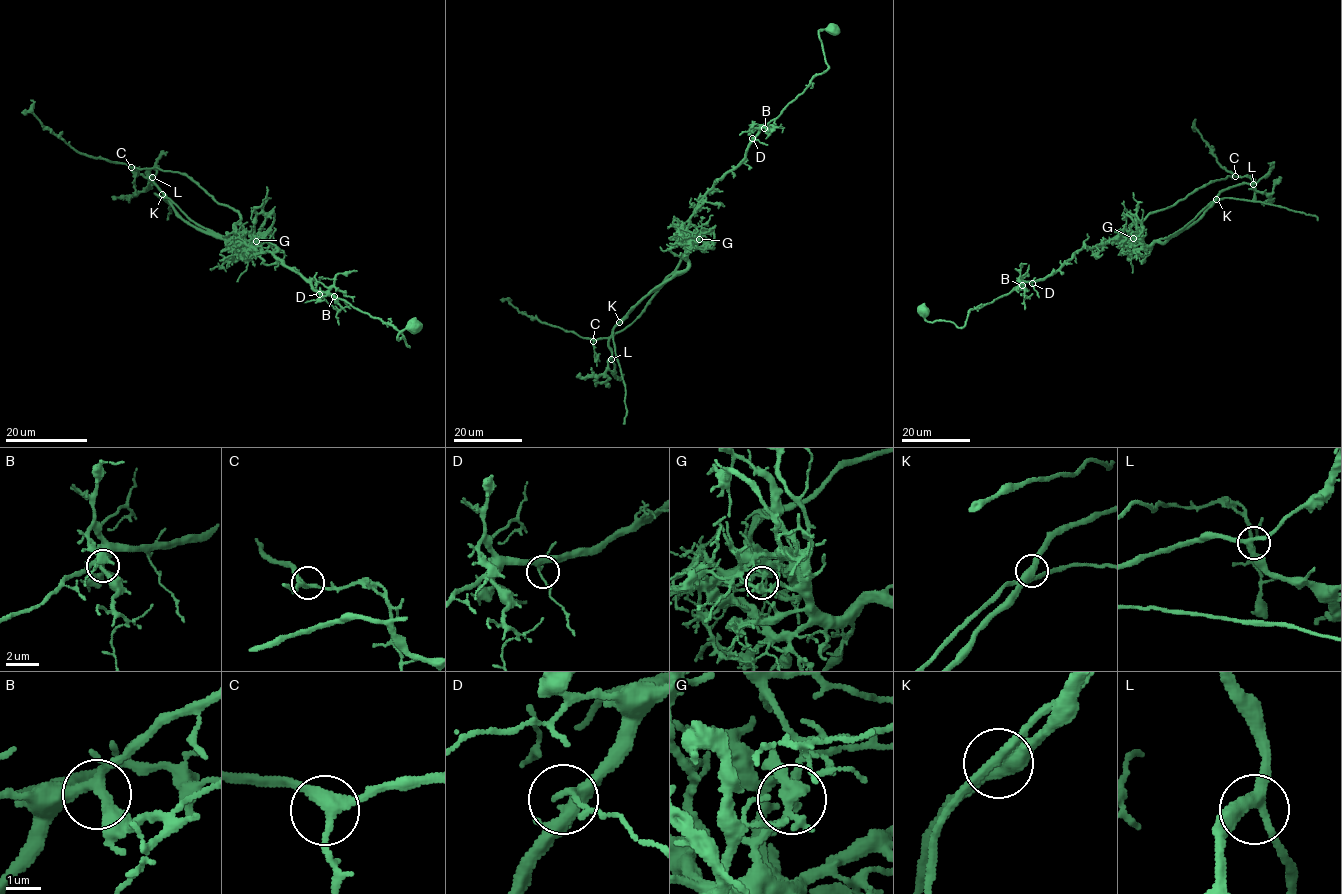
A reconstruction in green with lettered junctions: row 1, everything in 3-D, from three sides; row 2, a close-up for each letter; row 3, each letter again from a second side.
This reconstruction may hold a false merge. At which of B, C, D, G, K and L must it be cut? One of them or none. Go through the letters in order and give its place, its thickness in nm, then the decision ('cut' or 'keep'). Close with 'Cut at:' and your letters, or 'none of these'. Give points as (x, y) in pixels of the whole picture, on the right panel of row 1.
B: at (1022, 285); 280 nm thick; keep
C: at (1235, 176); 240 nm thick; keep
D: at (1032, 283); 200 nm thick; keep
G: at (1133, 238); 300 nm thick; cut
K: at (1216, 199); 340 nm thick; keep
L: at (1253, 184); 280 nm thick; keep
Cut at: G

